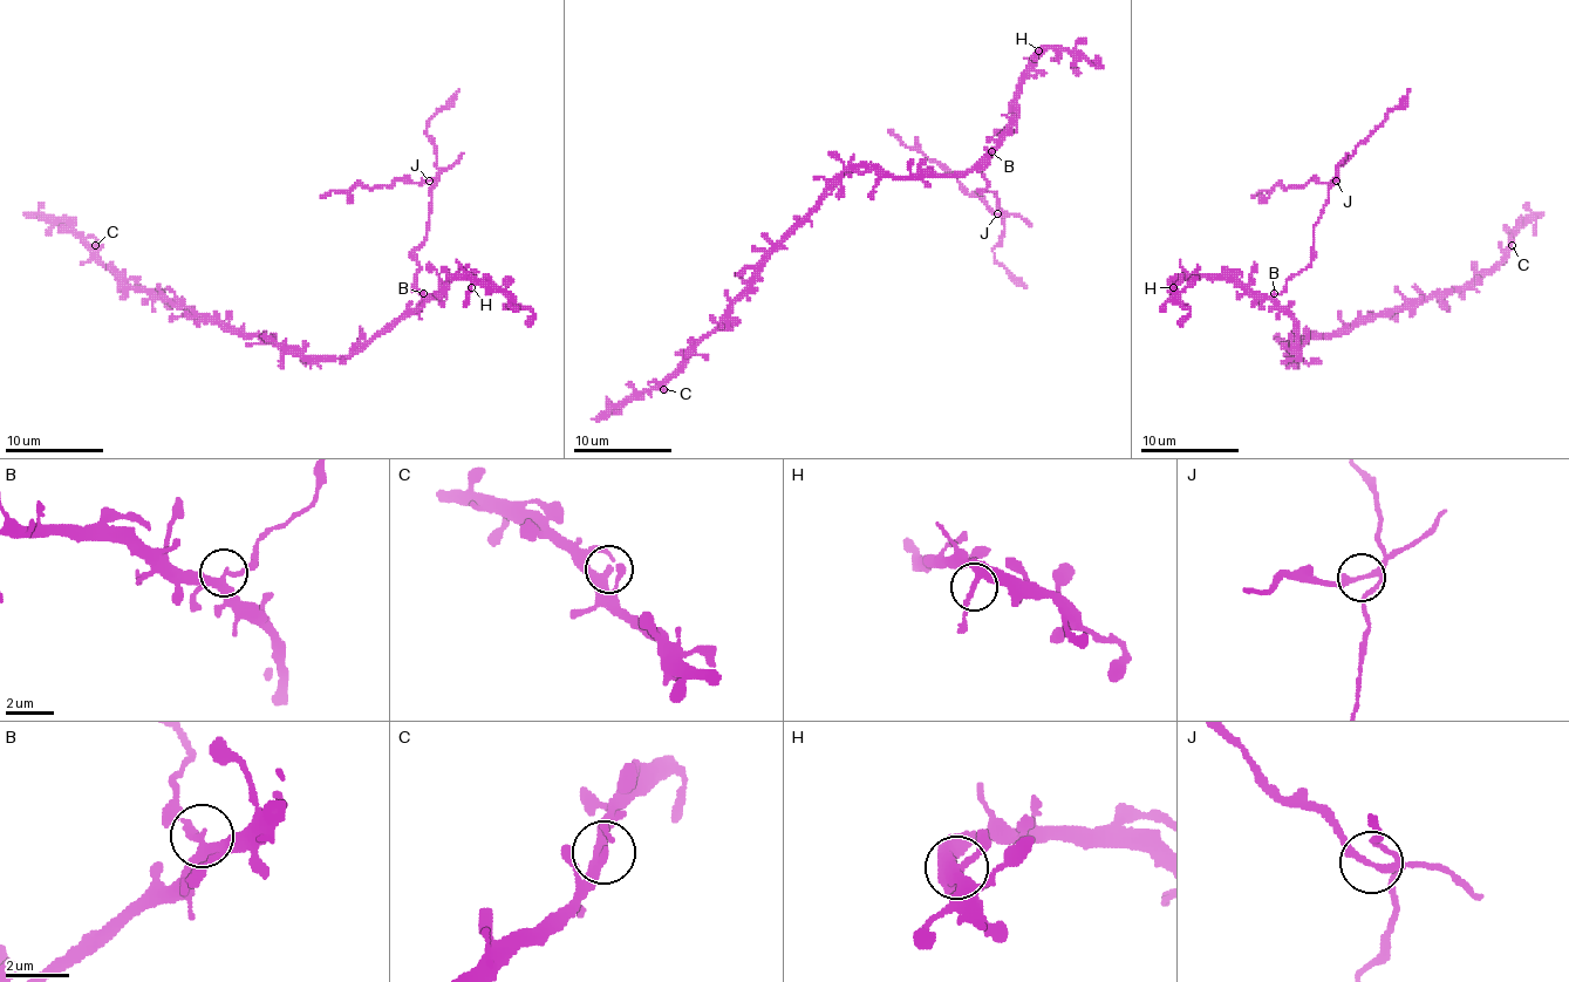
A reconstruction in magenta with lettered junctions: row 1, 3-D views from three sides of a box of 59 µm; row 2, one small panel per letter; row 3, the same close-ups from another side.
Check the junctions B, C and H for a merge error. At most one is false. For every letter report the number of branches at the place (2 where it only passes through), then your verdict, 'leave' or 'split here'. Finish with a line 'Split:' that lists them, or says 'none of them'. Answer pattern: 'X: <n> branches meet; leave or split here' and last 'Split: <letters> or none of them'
B: 3 branches meet; split here
C: 2 branches meet; leave
H: 3 branches meet; leave
Split: B

